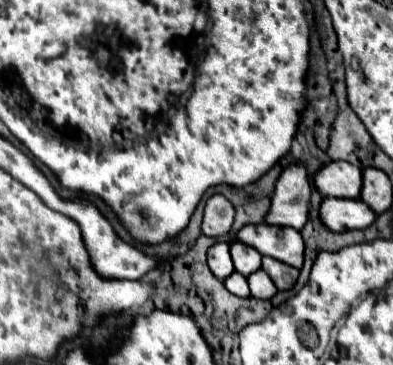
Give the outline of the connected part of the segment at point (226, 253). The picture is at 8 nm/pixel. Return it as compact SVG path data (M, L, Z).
M214 243L208 249L208 265L210 265L212 273L216 277L220 277L220 281L224 281L228 275L232 275L234 263L230 257L230 245L228 243Z

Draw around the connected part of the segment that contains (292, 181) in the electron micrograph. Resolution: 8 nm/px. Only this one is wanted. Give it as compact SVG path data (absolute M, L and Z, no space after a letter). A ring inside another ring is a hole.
M304 163L288 165L280 173L280 179L272 195L272 207L264 221L278 227L294 227L300 231L308 221L310 195L312 183L306 165Z

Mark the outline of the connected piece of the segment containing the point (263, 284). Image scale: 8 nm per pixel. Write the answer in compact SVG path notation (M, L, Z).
M258 269L256 273L252 273L248 277L248 285L250 285L252 297L256 297L256 299L272 299L278 293L276 285L272 283L272 279L262 269Z

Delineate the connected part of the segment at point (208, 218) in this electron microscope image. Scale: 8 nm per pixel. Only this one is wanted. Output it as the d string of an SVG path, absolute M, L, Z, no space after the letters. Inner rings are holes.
M212 195L204 209L202 233L208 237L218 237L230 231L234 223L234 205L224 195Z

